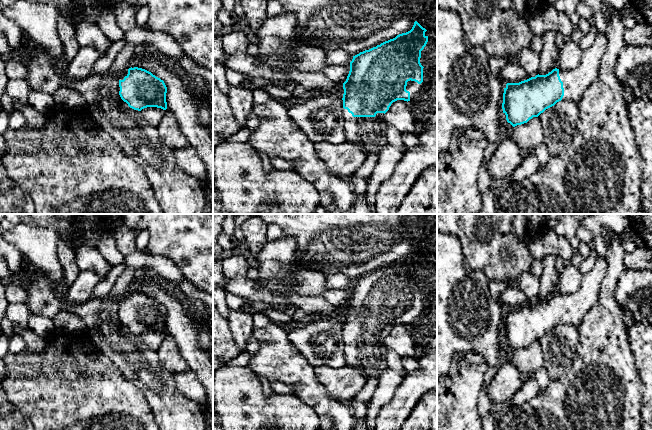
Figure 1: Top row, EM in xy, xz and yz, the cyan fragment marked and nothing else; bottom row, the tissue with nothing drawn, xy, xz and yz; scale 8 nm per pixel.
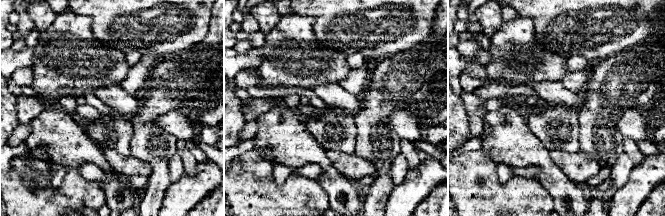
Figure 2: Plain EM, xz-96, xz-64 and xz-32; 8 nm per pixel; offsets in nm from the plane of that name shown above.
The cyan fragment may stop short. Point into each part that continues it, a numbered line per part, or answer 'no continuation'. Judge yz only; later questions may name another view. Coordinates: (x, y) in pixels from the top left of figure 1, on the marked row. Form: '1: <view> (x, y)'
1: yz (576, 81)

